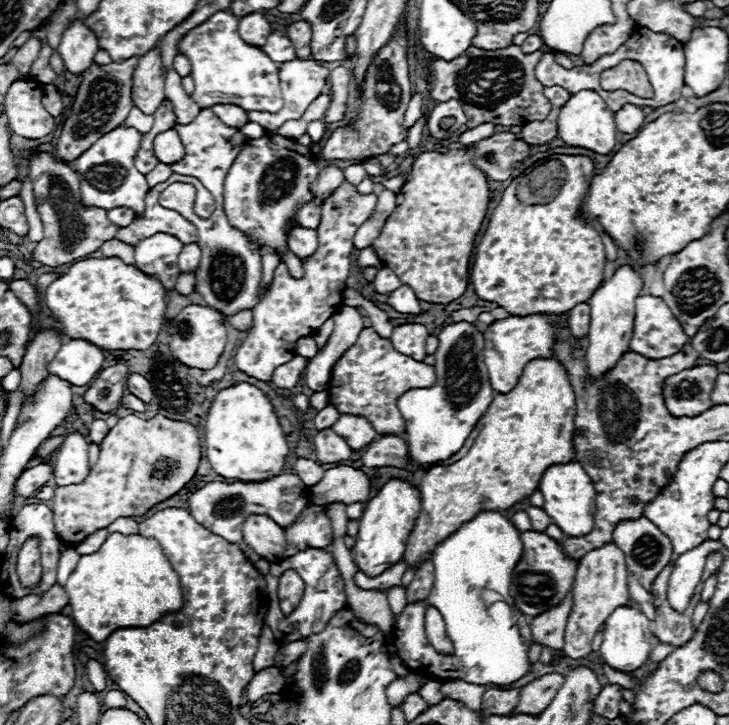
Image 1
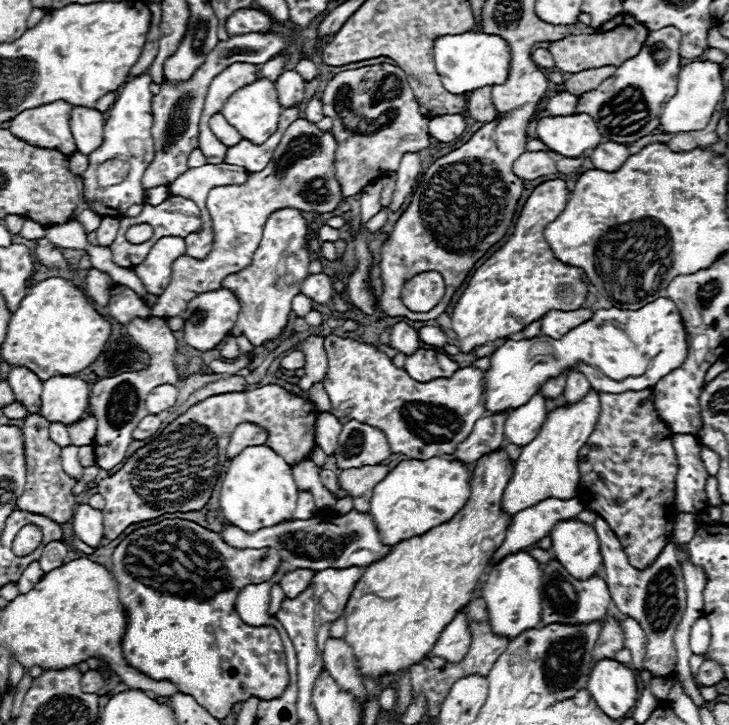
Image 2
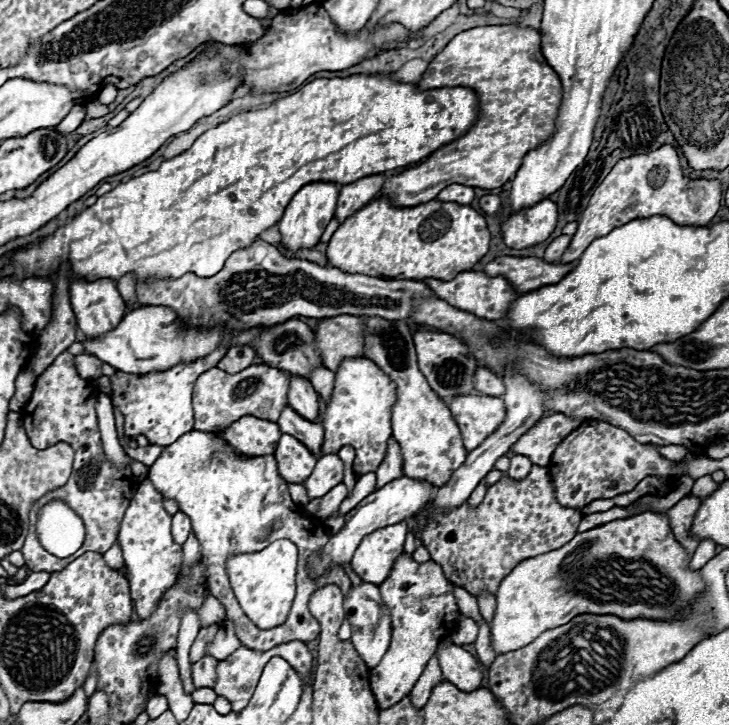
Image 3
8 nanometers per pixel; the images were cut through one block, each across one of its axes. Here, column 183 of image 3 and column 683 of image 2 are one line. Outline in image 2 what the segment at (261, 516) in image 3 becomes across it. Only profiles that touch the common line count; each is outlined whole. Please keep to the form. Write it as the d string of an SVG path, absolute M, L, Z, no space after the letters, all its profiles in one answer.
M672 436L672 446L678 458L676 508L678 512L698 514L708 504L704 490L708 472L700 460L700 442L694 436Z

